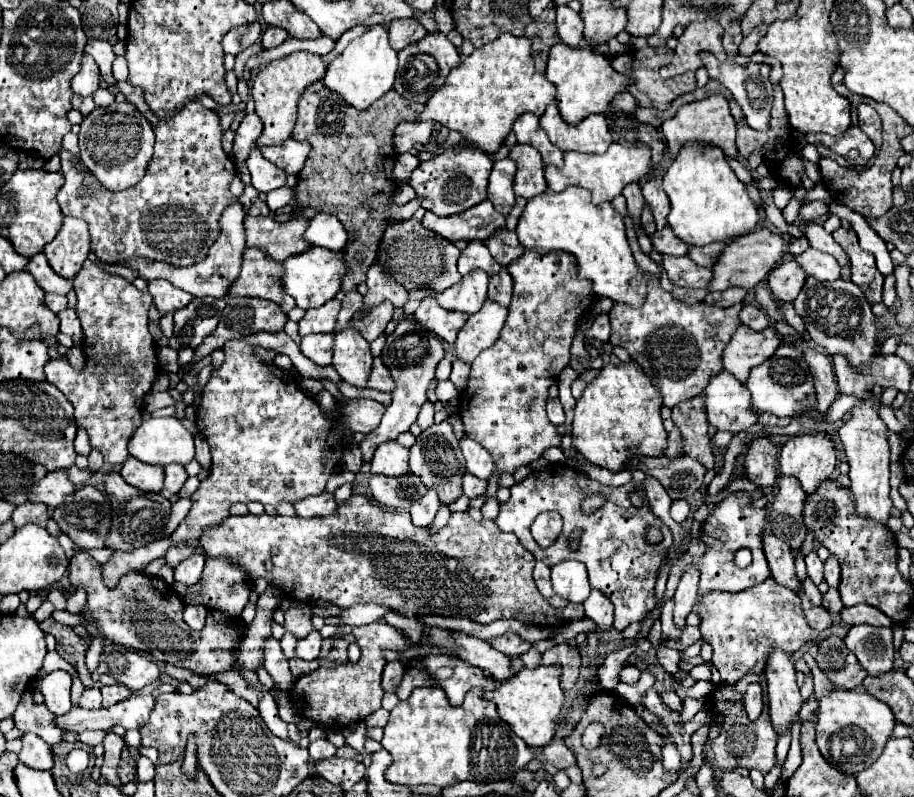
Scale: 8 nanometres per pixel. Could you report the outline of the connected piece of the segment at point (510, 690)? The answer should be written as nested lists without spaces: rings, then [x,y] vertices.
[[[540,666],[536,670],[522,668],[512,680],[502,682],[496,690],[484,692],[486,700],[492,700],[498,706],[500,718],[528,744],[528,746],[546,746],[554,734],[558,724],[562,722],[562,706],[564,692],[560,688],[560,668],[558,666]]]

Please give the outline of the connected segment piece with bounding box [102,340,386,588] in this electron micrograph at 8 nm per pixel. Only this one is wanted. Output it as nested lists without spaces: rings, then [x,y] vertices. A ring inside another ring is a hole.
[[[228,340],[224,344],[224,354],[224,364],[212,370],[202,390],[202,404],[196,420],[200,434],[210,444],[210,476],[202,480],[194,496],[190,496],[192,508],[170,540],[152,542],[132,552],[114,550],[110,560],[102,566],[102,578],[108,588],[116,588],[118,580],[128,572],[144,572],[144,568],[160,558],[174,542],[198,544],[202,530],[220,524],[220,520],[228,516],[228,508],[236,502],[278,506],[280,502],[294,504],[306,496],[322,494],[330,474],[340,466],[342,449],[344,451],[346,446],[344,429],[349,427],[353,433],[368,434],[380,424],[386,410],[372,399],[344,398],[333,414],[322,412],[286,372],[256,358],[252,346],[244,340]],[[333,440],[337,440],[337,450],[330,450],[328,446],[335,442]]]

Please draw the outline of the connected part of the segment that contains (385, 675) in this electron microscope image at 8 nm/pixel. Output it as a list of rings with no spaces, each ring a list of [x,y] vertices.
[[[388,662],[384,666],[384,672],[382,672],[382,688],[384,688],[384,692],[394,692],[396,686],[400,684],[400,680],[402,680],[402,674],[404,674],[402,662]]]

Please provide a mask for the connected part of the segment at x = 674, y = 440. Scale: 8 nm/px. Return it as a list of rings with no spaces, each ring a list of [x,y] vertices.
[[[676,428],[668,434],[668,448],[666,448],[666,456],[668,458],[674,458],[674,456],[682,456],[682,440],[680,440],[680,434],[676,432]]]

